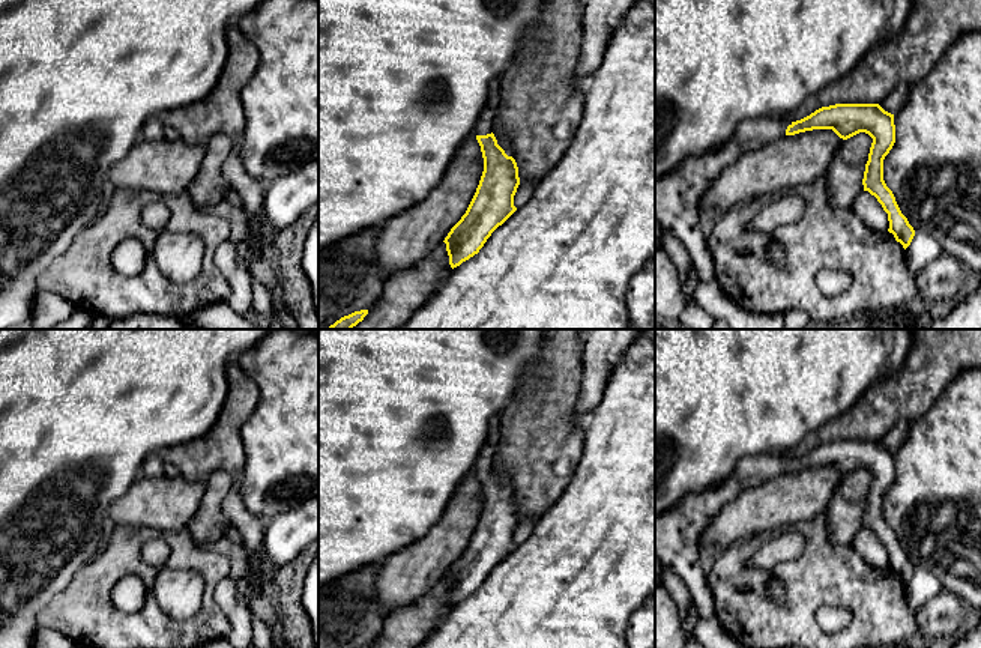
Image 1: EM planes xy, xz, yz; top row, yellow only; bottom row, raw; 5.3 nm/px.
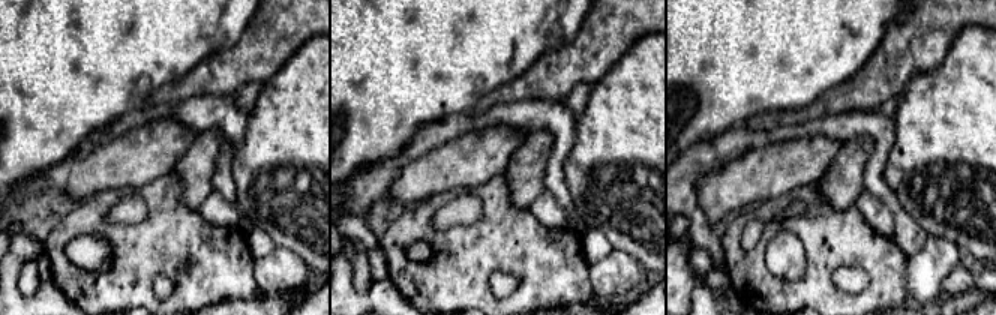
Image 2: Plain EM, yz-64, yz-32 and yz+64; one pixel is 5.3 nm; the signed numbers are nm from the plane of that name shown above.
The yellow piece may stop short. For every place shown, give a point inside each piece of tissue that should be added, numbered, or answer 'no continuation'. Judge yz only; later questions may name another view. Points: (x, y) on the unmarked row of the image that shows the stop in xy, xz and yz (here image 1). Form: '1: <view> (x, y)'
1: yz (678, 531)

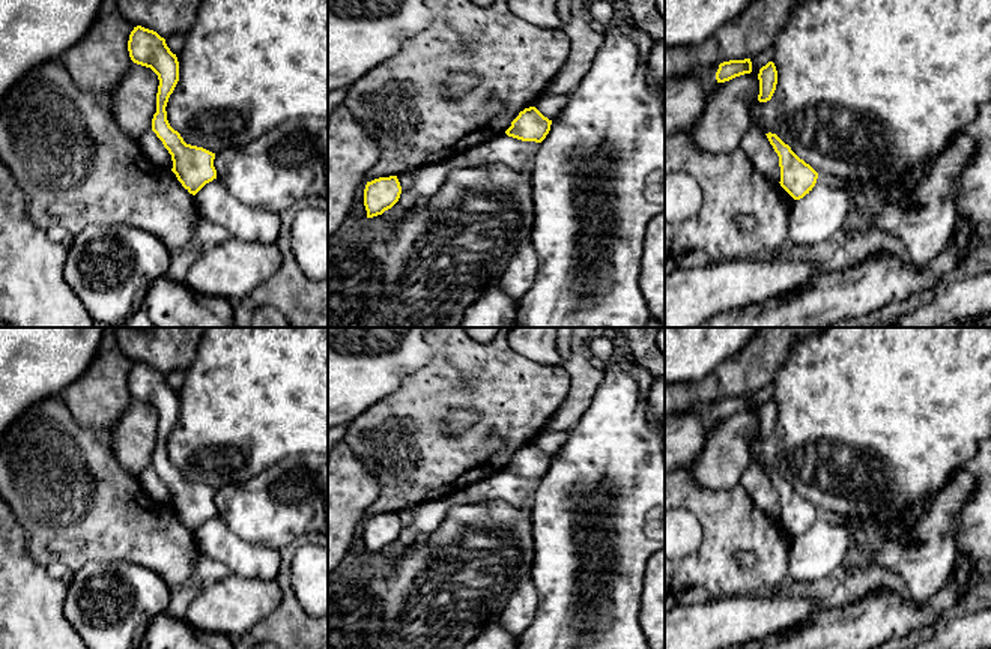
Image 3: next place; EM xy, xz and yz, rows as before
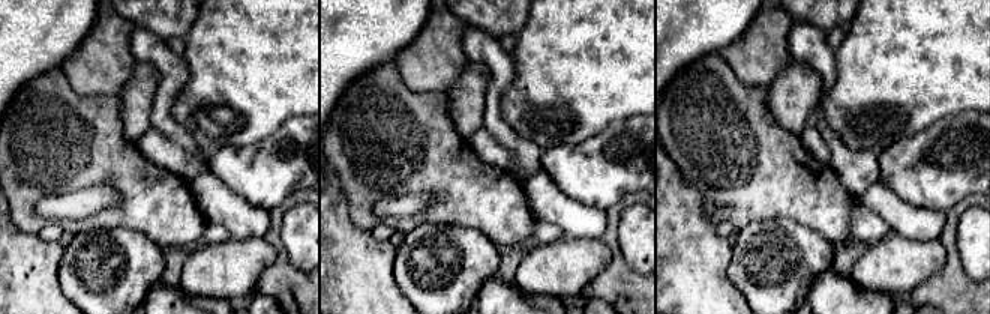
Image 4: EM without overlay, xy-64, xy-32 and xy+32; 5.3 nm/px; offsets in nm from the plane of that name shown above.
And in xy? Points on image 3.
no continuation

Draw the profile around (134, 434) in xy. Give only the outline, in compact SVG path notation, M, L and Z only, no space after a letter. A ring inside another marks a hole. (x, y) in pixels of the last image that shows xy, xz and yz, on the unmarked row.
M134 400L110 430L114 457L128 473L138 476L152 466L158 422L150 404Z

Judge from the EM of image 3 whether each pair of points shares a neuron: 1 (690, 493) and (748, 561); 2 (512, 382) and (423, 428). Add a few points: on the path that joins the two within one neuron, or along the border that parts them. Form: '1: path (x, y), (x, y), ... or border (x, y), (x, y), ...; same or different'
1: border (734, 553), (752, 553), (755, 562); different
2: path (489, 382), (466, 382), (442, 406); same

